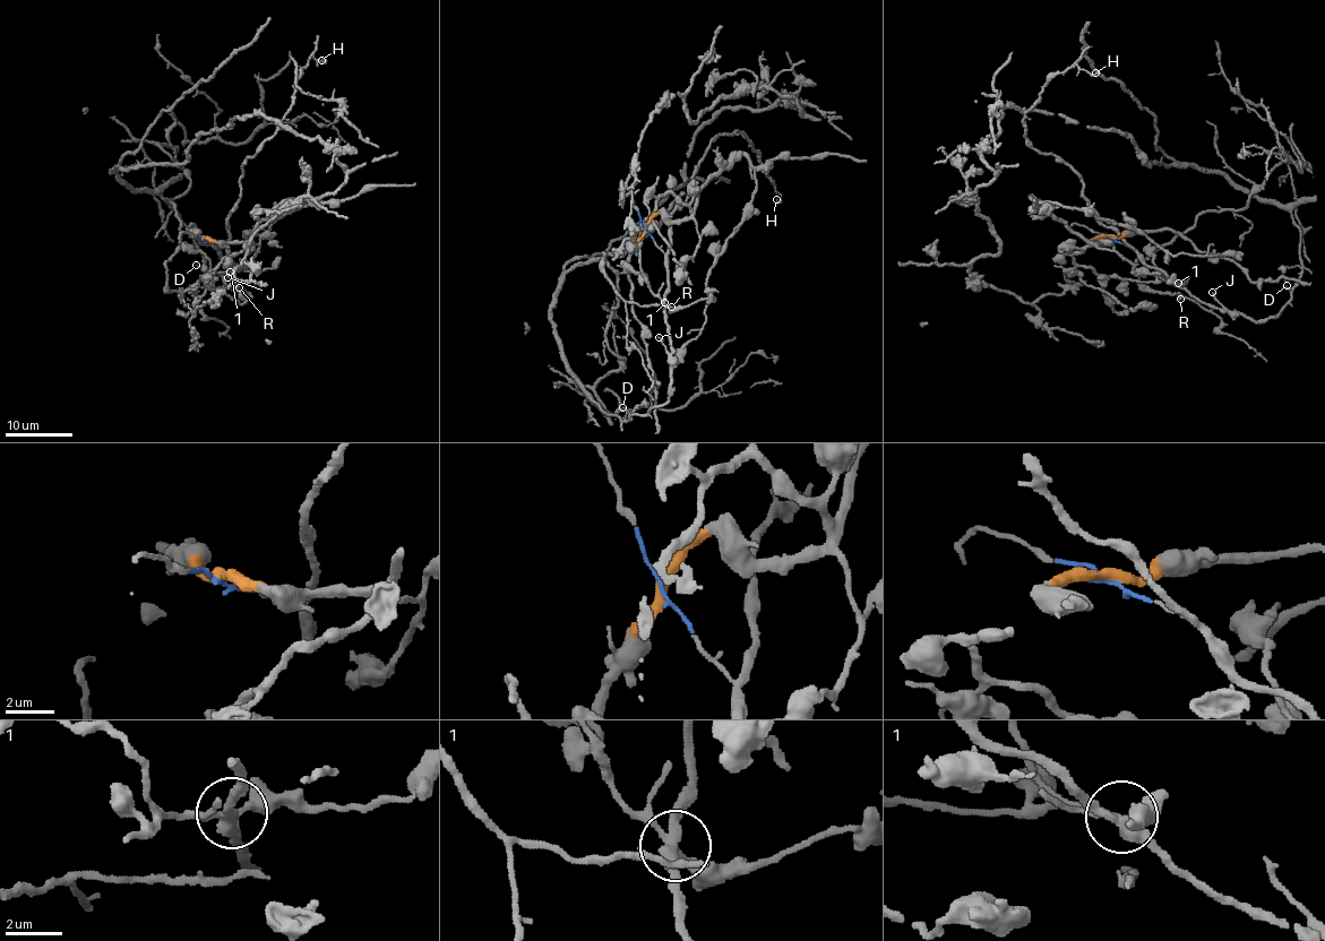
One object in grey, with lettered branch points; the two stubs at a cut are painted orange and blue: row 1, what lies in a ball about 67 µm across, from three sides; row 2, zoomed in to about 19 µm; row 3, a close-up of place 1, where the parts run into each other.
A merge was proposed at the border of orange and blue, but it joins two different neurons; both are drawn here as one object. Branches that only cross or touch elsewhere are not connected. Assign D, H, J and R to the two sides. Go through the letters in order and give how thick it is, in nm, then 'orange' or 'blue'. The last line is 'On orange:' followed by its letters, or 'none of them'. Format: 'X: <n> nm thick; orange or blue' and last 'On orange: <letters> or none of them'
D: 80 nm thick; blue
H: 150 nm thick; blue
J: 190 nm thick; blue
R: 240 nm thick; orange
On orange: R

